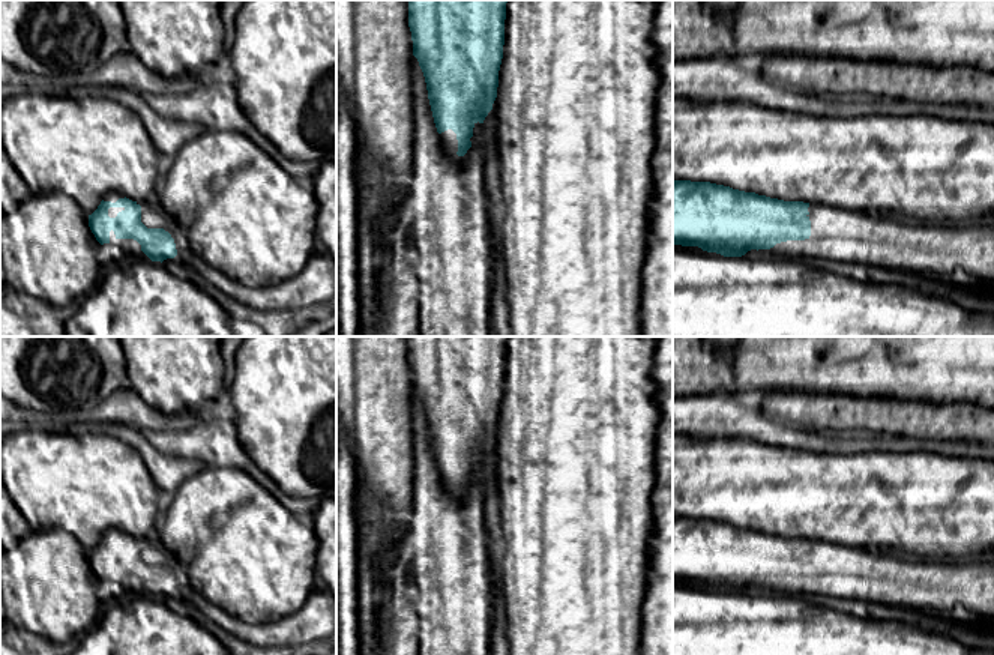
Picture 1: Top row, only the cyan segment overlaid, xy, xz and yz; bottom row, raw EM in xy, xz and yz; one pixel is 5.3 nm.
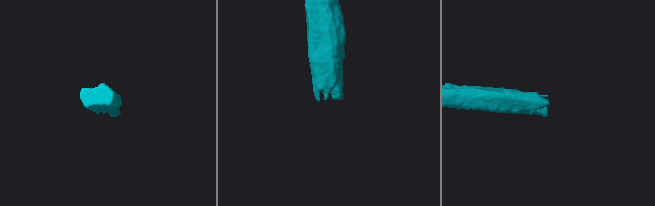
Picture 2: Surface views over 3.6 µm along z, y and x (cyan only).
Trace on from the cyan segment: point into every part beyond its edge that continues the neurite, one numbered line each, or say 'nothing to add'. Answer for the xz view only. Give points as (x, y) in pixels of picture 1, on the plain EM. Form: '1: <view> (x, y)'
1: xz (484, 470)

